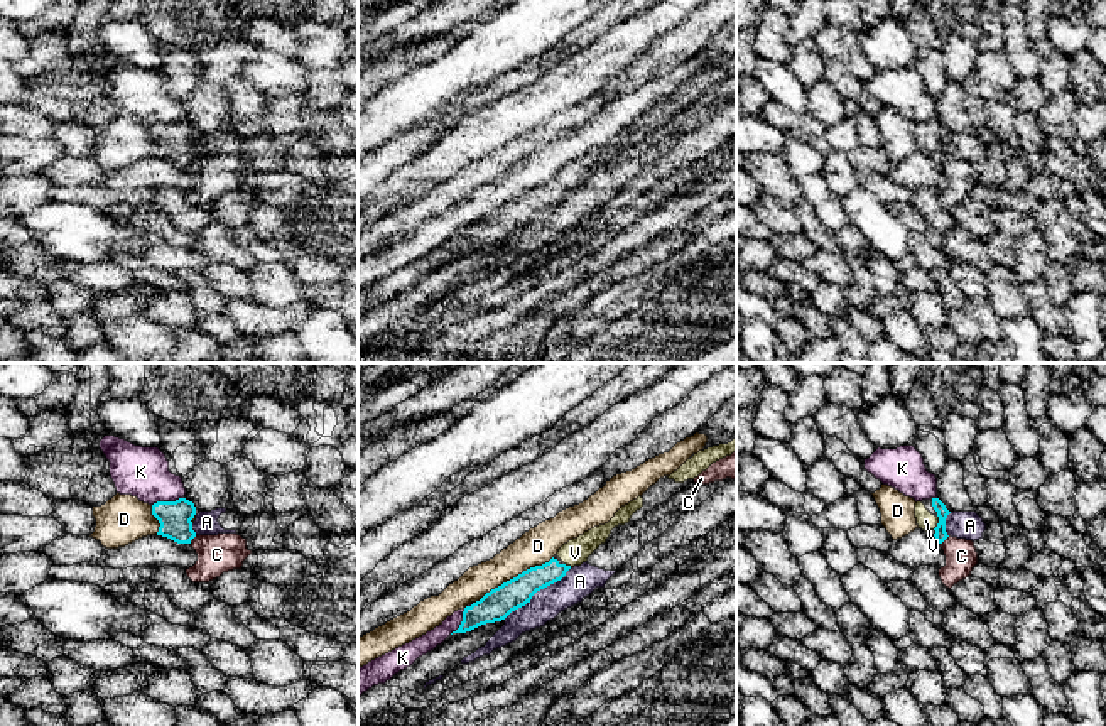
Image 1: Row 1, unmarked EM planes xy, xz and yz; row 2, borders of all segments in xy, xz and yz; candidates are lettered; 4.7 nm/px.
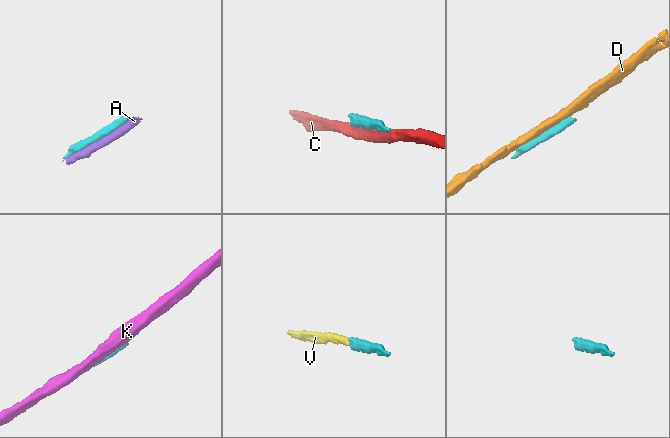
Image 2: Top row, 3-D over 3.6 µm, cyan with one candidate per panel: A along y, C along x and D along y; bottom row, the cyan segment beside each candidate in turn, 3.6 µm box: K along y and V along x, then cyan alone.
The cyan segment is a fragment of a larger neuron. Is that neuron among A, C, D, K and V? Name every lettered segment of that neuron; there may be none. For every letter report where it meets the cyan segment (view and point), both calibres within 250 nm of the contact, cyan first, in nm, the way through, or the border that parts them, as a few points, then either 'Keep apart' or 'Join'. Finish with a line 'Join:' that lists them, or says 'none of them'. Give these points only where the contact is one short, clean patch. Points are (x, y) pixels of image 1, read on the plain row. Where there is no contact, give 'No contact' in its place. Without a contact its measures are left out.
A: Touches cyan at xz (537, 211). Thickness 150 nm (cyan) against 160 nm. Keep apart
C: Touches cyan at yz (944, 161). Thickness 60 nm (cyan) against 150 nm. Keep apart
D: Touches cyan at xz (514, 200). Thickness 150 nm (cyan) against 170 nm. Keep apart
K: Touches cyan at xy (168, 124). Thickness 160 nm (cyan) against 240 nm. Keep apart
V: Touches cyan at yz (939, 144). Thickness 60 nm (cyan) against 90 nm. Path across: yz (939, 129), (939, 144), (926, 142). Join
Join: V

